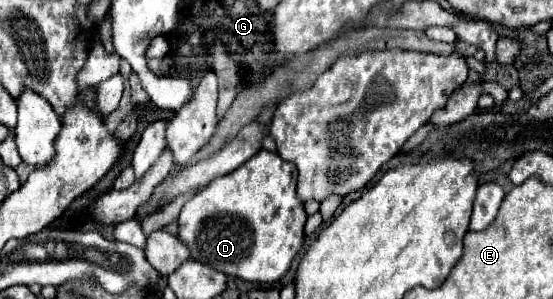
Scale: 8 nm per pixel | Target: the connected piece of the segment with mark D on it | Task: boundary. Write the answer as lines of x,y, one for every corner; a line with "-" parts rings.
260,150
234,172
218,176
198,190
184,204
178,218
178,238
190,248
190,258
226,276
236,276
248,282
276,282
282,278
304,242
306,212
296,196
296,176
298,172
294,164
282,160
276,152

